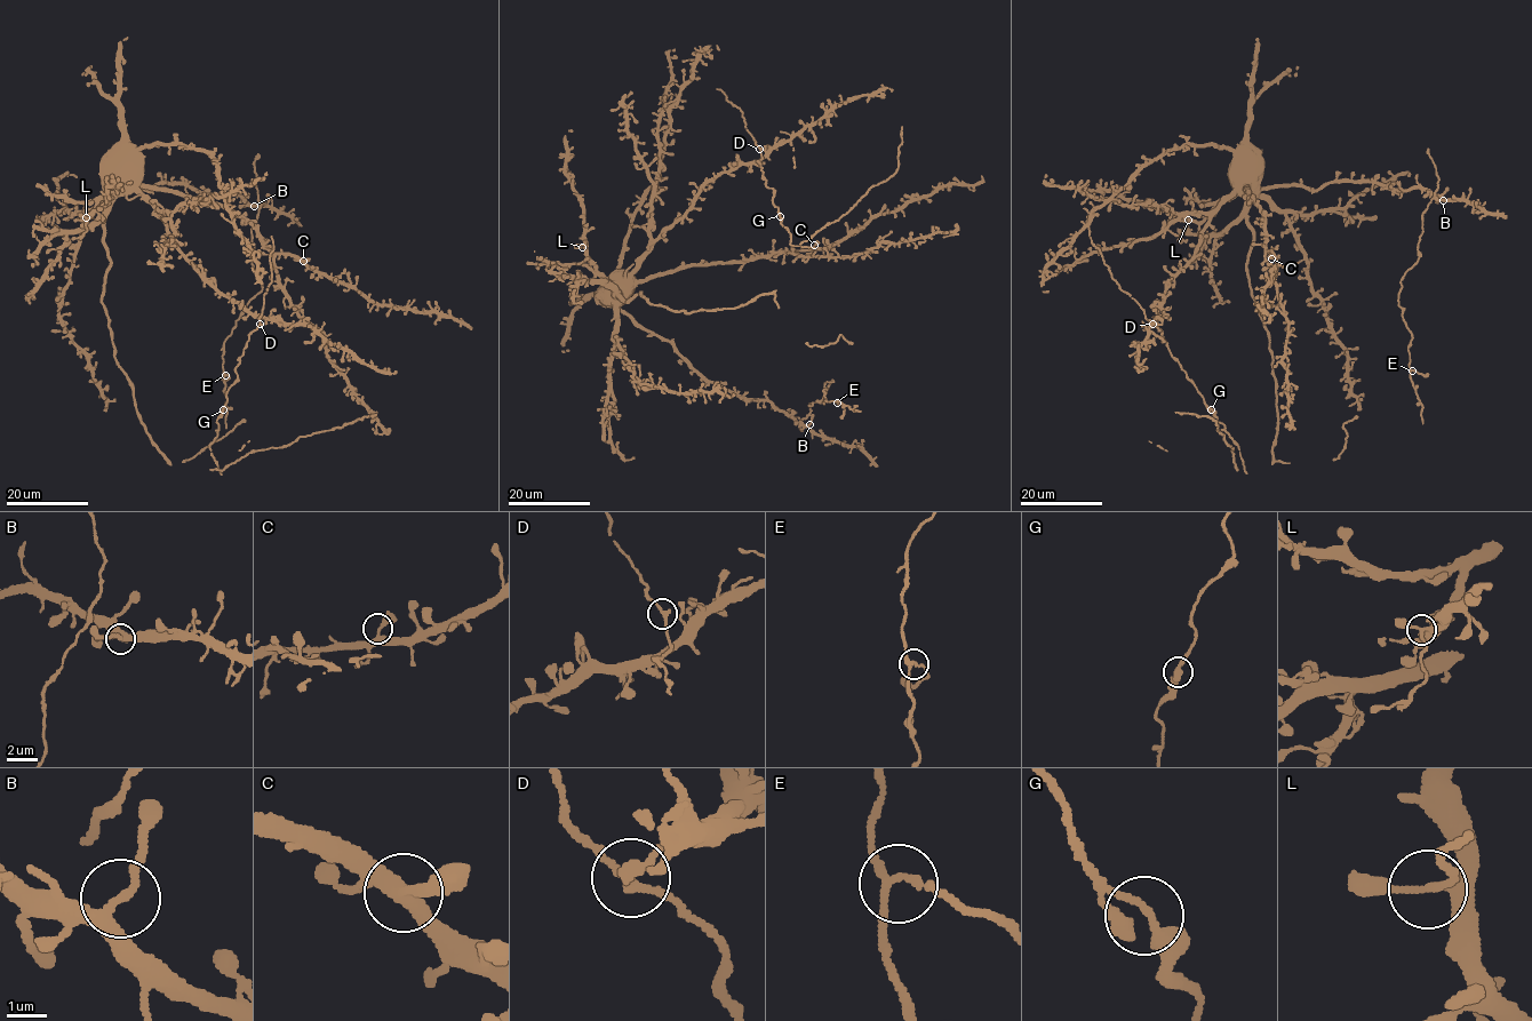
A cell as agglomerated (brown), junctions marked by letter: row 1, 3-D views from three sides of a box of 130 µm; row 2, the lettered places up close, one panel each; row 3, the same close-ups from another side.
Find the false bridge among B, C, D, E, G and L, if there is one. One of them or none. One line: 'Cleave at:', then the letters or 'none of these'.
Cleave at: L

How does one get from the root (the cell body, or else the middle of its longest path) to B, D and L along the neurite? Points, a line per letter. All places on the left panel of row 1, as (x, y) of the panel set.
B: (125, 170), (105, 180), (110, 185), (145, 190), (160, 183), (188, 184), (205, 193), (239, 192), (254, 206)
D: (125, 170), (126, 178), (158, 215), (178, 252), (209, 284), (266, 319), (260, 324)
L: (125, 170), (124, 178), (103, 193), (86, 217)

